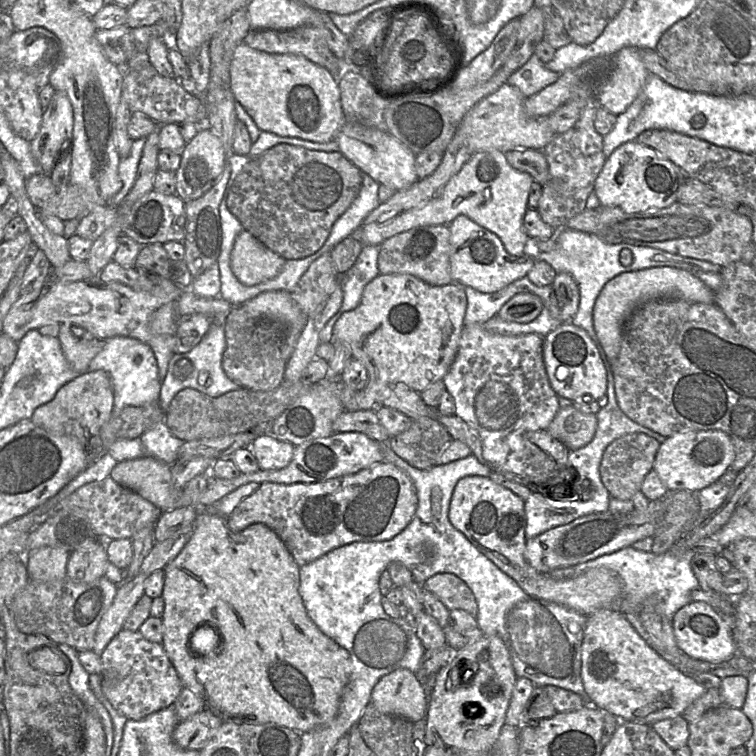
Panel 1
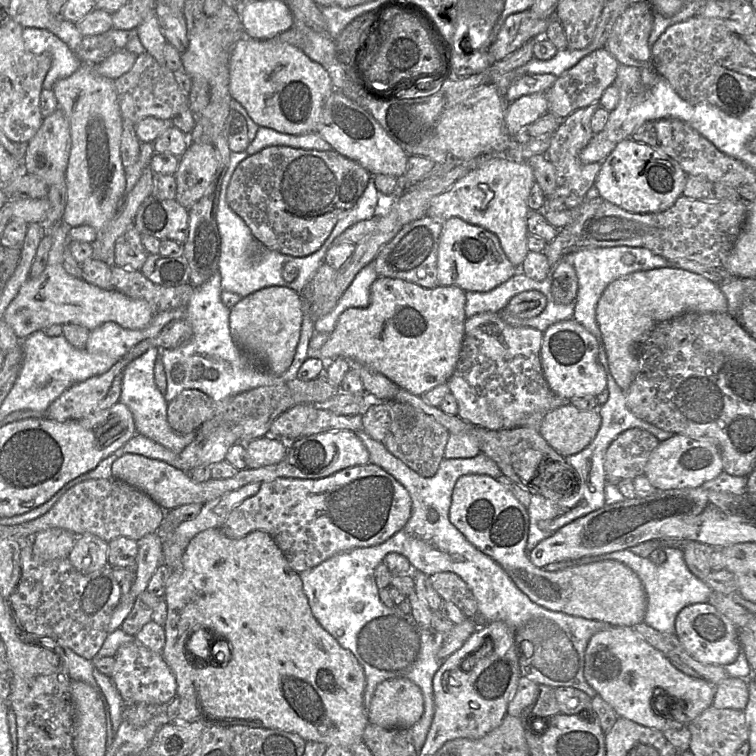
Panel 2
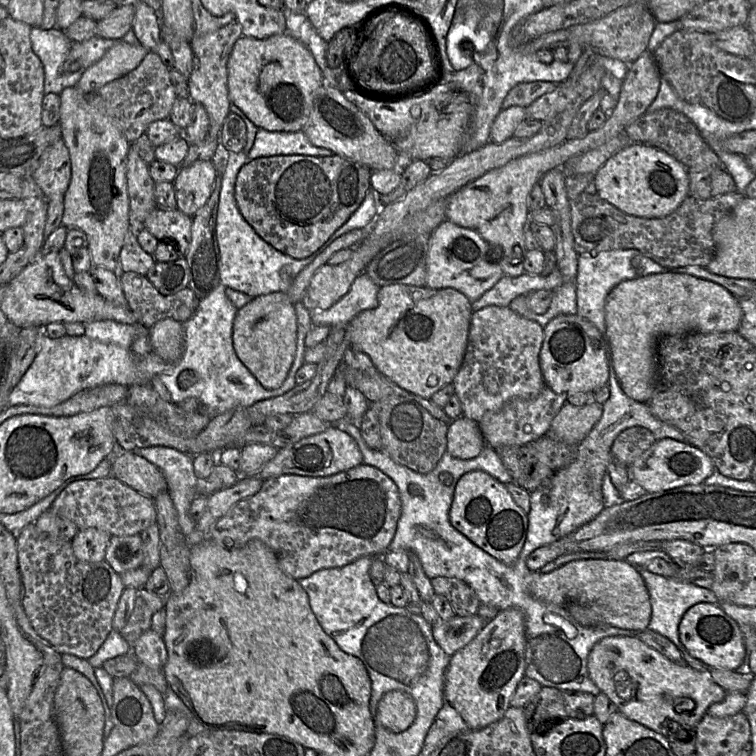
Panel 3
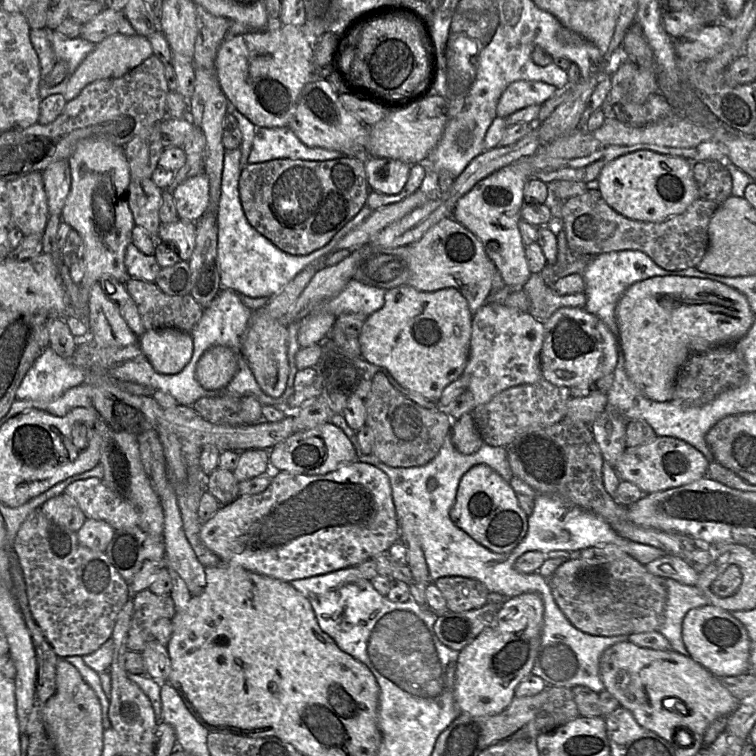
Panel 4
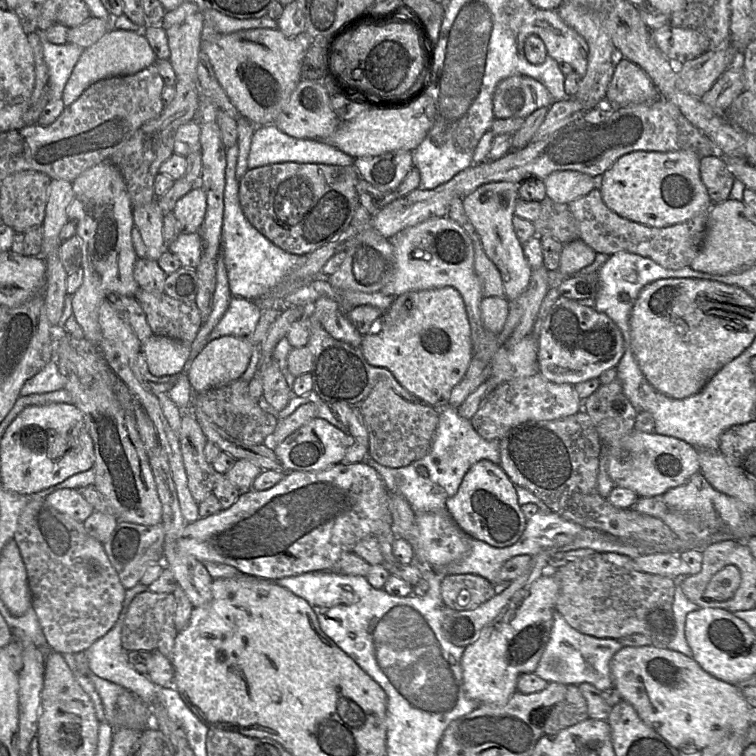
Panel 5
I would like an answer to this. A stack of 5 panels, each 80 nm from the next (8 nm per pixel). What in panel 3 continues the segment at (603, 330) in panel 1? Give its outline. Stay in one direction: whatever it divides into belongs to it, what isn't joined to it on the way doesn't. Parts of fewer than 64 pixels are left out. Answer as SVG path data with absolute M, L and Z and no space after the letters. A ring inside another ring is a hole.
M672 272L650 274L620 282L607 295L604 310L604 342L608 366L613 364L623 392L642 403L646 403L654 391L657 375L656 346L661 337L691 332L737 331L742 317L738 299L722 286L689 274Z

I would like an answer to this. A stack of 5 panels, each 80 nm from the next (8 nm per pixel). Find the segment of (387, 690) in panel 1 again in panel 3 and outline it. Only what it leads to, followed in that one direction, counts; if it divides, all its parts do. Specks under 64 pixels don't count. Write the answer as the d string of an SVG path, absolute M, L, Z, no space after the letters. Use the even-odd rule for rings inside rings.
M400 690L386 692L379 700L374 715L376 723L395 733L409 728L415 718L416 704L413 698Z

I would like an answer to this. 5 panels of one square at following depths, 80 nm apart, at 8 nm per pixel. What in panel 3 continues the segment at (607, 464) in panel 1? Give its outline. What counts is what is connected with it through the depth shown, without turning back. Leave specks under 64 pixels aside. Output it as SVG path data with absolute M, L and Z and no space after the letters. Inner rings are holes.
M632 426L615 438L611 446L611 457L629 468L655 442L650 430L642 426Z

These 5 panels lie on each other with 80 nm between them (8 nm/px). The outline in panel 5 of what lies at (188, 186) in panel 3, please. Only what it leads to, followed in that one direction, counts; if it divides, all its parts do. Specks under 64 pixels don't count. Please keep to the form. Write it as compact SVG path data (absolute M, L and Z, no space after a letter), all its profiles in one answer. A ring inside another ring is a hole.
M197 183L176 202L173 210L179 222L180 232L199 232L204 221L206 209L206 194L199 183Z

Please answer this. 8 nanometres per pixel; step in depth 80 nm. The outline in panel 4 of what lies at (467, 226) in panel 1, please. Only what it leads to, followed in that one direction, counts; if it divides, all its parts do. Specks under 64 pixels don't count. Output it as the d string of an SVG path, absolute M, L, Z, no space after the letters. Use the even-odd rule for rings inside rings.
M451 217L440 220L418 241L407 247L409 278L406 285L426 292L455 288L466 299L472 315L487 302L497 269L486 255L481 241L456 220Z

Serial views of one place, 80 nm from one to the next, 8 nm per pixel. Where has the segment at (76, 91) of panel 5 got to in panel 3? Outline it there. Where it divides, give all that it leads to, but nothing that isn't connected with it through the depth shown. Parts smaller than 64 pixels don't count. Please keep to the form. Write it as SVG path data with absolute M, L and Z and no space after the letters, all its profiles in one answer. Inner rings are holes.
M117 40L102 58L84 71L76 86L83 92L97 91L137 68L148 52L140 43L132 45Z

